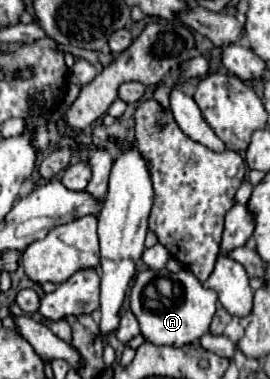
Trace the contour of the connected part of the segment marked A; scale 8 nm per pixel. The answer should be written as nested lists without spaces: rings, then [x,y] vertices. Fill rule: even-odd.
[[[144,270],[136,276],[134,286],[130,290],[130,310],[134,312],[134,316],[140,322],[140,330],[142,336],[152,342],[152,344],[166,344],[166,346],[186,346],[196,342],[202,334],[208,332],[208,326],[214,318],[216,312],[216,302],[218,296],[214,290],[204,288],[198,278],[190,272],[190,270],[180,270],[180,272],[168,272],[168,270]]]

